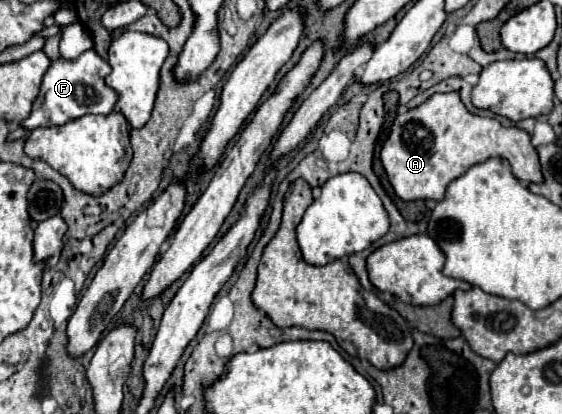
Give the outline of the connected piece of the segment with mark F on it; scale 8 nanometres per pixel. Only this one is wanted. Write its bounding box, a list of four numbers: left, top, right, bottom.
[21,49,117,131]

